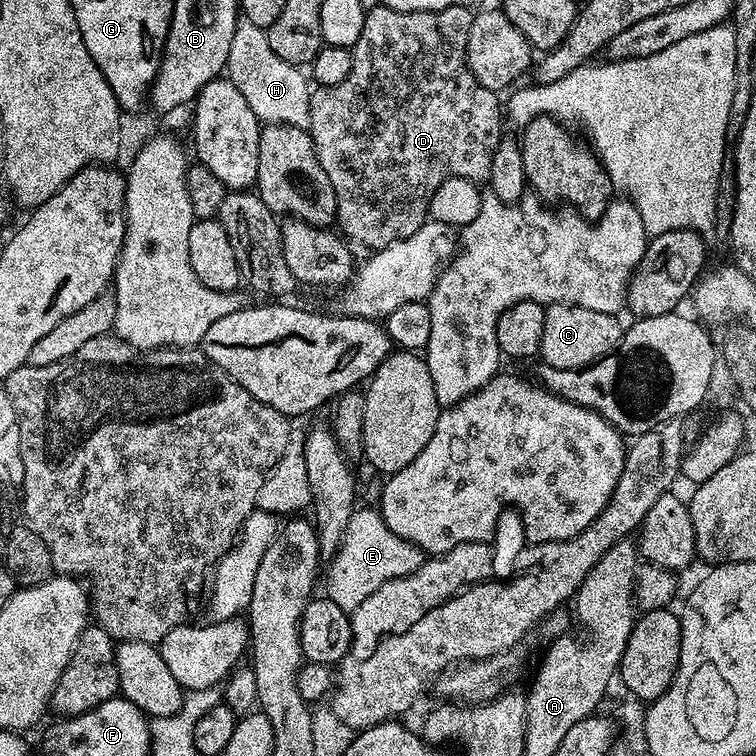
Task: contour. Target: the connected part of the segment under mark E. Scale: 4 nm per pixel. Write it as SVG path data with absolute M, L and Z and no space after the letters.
M357 507L352 517L346 522L344 536L340 540L340 548L336 557L327 565L328 592L327 599L333 600L342 610L351 614L355 608L362 606L378 586L390 582L394 578L402 578L417 572L424 564L425 553L420 547L402 539L390 526L386 526L375 507Z

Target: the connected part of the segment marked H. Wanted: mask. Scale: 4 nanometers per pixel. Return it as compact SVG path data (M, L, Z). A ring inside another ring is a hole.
M237 19L234 38L230 41L228 55L227 79L238 86L242 98L246 98L250 110L264 124L289 124L295 128L308 128L310 118L310 80L304 76L297 65L282 62L274 50L270 50L270 42L265 29L254 26L254 22Z

